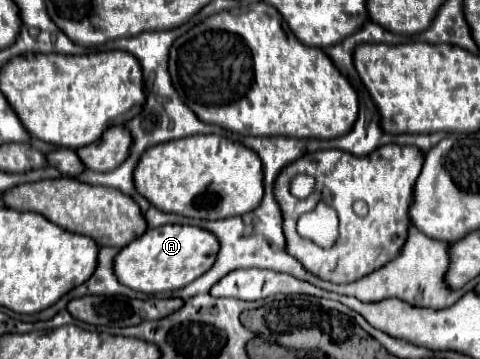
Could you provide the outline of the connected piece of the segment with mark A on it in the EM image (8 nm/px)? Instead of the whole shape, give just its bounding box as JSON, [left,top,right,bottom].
[114,224,218,292]

